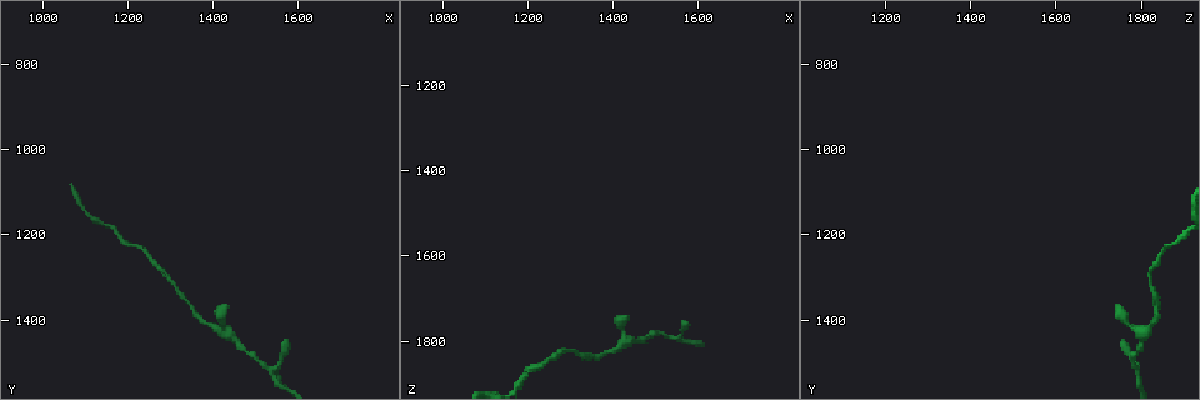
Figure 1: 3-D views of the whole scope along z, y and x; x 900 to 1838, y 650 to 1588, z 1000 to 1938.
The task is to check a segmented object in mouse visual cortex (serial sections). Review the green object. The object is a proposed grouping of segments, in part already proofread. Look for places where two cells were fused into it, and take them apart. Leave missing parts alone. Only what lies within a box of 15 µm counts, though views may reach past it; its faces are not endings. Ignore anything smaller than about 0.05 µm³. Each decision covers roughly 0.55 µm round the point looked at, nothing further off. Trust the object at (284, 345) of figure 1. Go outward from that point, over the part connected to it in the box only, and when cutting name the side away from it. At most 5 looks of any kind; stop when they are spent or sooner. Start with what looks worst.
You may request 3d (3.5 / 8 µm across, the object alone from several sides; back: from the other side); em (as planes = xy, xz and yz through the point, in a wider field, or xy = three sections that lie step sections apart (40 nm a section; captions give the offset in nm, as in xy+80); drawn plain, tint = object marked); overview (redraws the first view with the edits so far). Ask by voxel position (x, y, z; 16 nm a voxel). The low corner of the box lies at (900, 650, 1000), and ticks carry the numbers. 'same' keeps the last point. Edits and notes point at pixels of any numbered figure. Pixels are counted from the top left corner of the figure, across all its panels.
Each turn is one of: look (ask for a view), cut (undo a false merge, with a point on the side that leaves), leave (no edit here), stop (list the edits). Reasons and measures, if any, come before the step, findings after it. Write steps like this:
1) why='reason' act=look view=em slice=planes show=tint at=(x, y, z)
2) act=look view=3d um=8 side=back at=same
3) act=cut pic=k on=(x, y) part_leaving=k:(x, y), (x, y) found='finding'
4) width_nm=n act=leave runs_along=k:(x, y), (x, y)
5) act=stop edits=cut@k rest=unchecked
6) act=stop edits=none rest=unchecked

why='arms part here' act=look view=3d um=8 at=(1550, 1515, 1800)

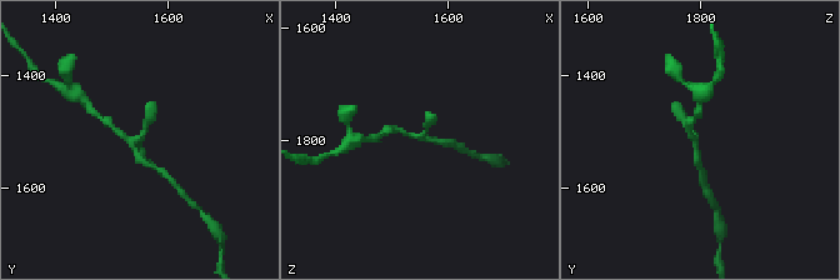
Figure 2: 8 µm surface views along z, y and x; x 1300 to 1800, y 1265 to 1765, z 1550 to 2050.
act=look view=3d um=3.5 at=(1545, 1510, 1795)

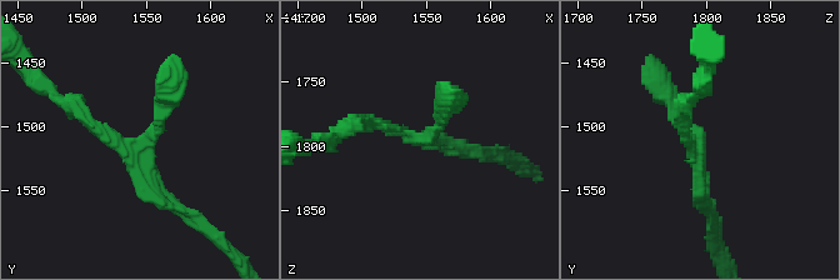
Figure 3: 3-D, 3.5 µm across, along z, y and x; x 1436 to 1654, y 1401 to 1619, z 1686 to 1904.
why='need the tissue' act=look view=em slice=xy step=3 show=tint at=(1548, 1516, 1792)

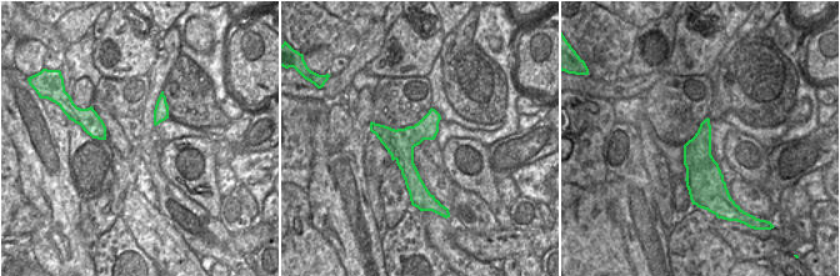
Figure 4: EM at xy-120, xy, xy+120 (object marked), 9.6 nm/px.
arm_widths_nm=150,200,300 act=leave runs_along=4:(433, 113), (406, 145), (413, 194) found='all the same cell'

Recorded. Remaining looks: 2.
act=look view=3d um=3.5 at=(1435, 1440, 1800)

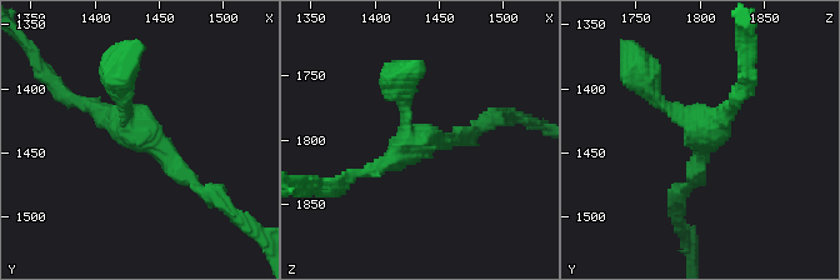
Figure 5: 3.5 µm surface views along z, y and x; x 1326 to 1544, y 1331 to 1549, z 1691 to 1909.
arms=3 arm_widths_nm=200,200,200 why='now the EM' act=look view=em slice=xy step=1 show=tint at=(1434, 1432, 1802)

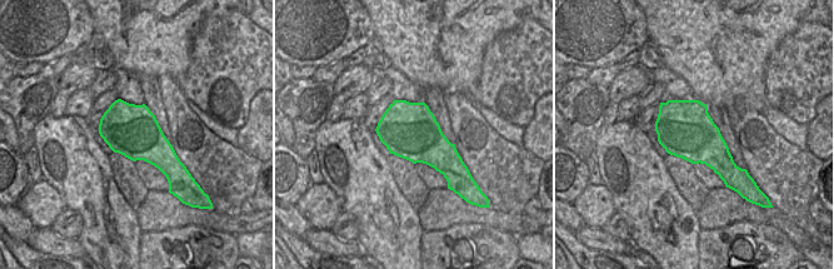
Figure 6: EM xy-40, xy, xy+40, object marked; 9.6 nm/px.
act=leave runs_along=5:(201, 190), (155, 144), (71, 98) found='continuous, no second cell'

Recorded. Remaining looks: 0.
act=stop edits=none rest=unchecked

